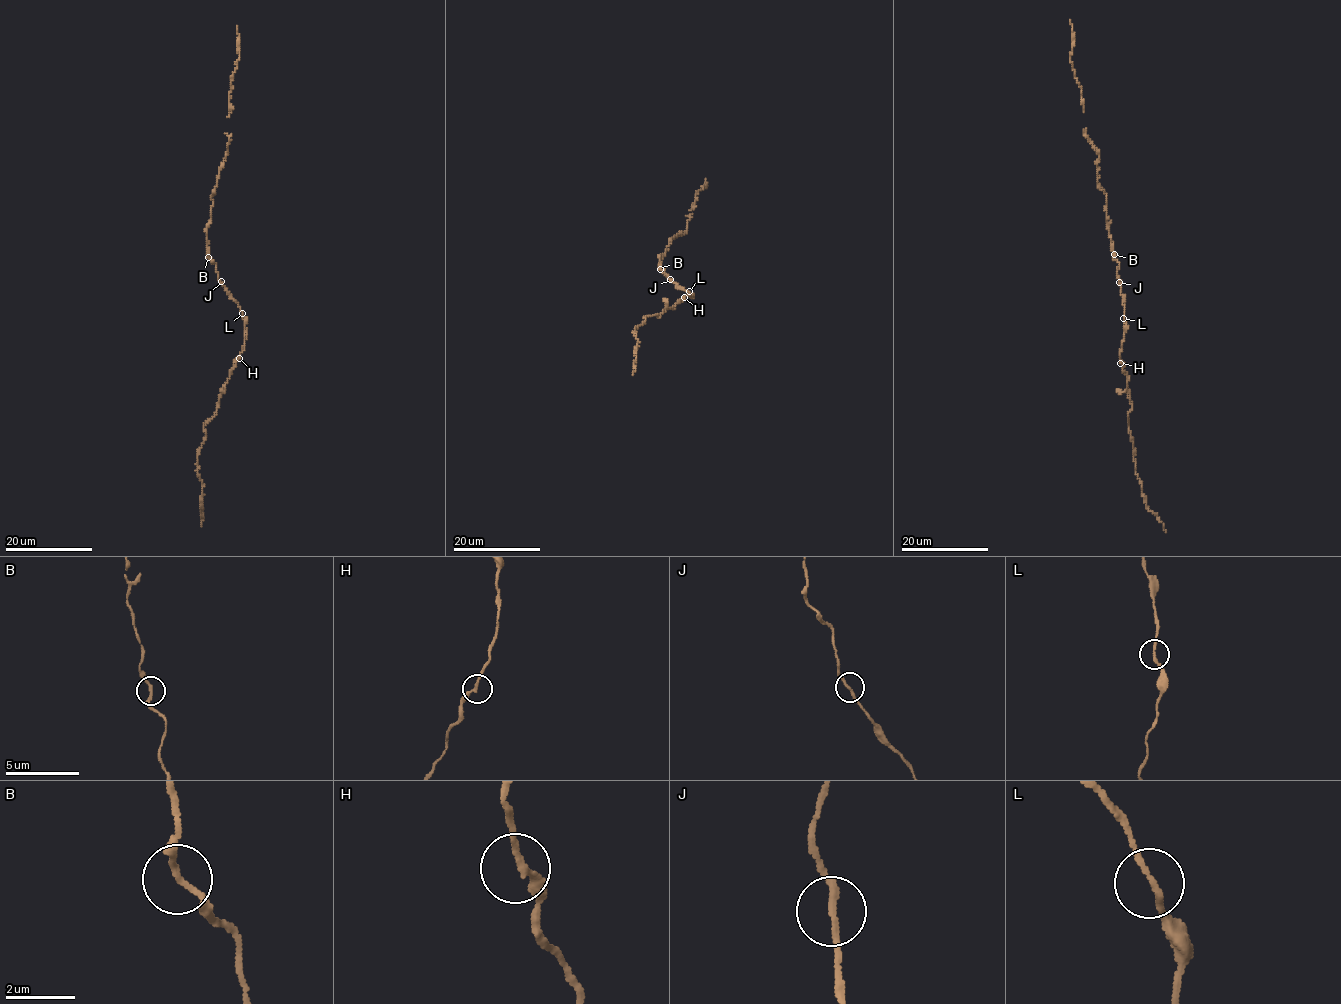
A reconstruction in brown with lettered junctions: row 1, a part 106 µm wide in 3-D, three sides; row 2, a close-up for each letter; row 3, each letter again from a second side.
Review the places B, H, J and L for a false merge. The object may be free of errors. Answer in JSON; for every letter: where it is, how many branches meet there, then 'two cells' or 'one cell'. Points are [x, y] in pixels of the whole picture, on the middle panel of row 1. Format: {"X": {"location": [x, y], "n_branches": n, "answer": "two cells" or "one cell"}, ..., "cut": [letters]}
{"B": {"location": [660, 269], "n_branches": 2, "answer": "one cell"}, "H": {"location": [684, 297], "n_branches": 2, "answer": "one cell"}, "J": {"location": [670, 279], "n_branches": 2, "answer": "one cell"}, "L": {"location": [689, 291], "n_branches": 2, "answer": "one cell"}, "cut": []}

